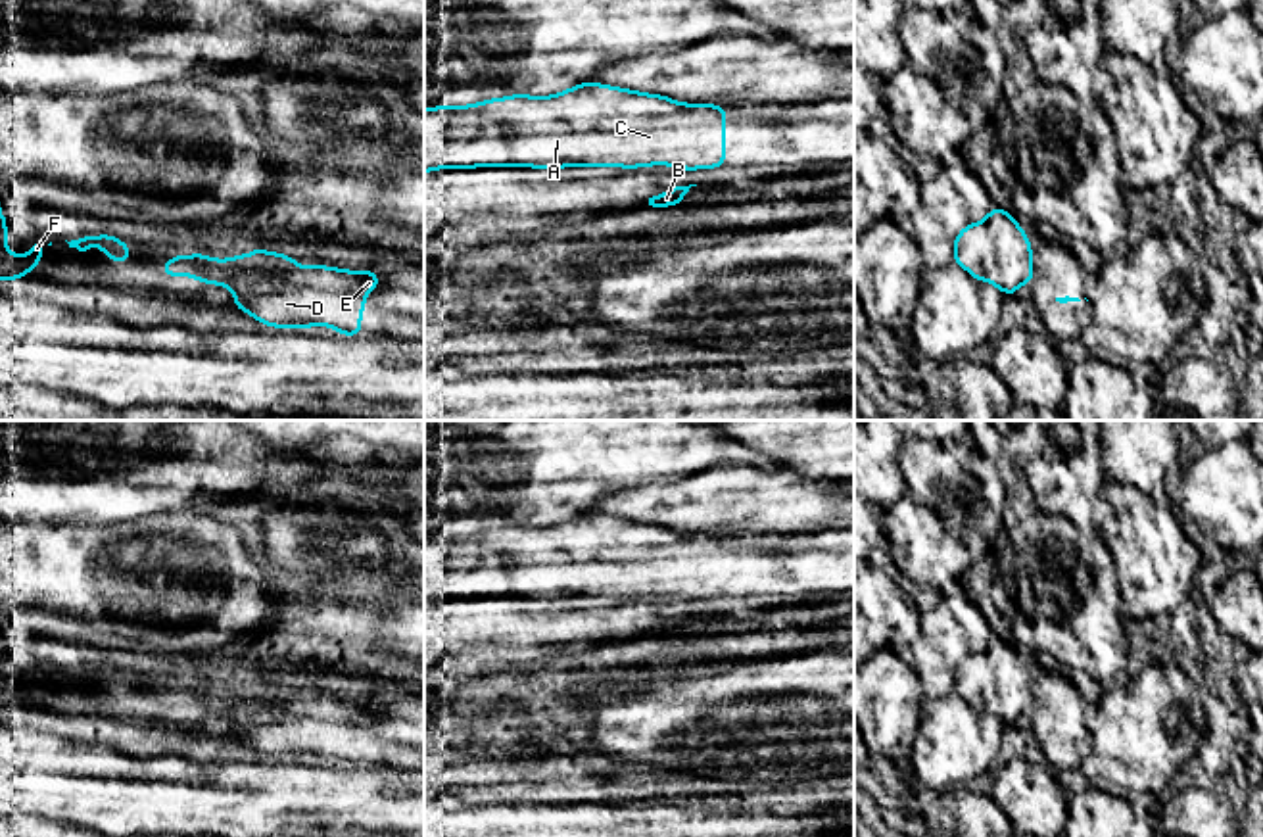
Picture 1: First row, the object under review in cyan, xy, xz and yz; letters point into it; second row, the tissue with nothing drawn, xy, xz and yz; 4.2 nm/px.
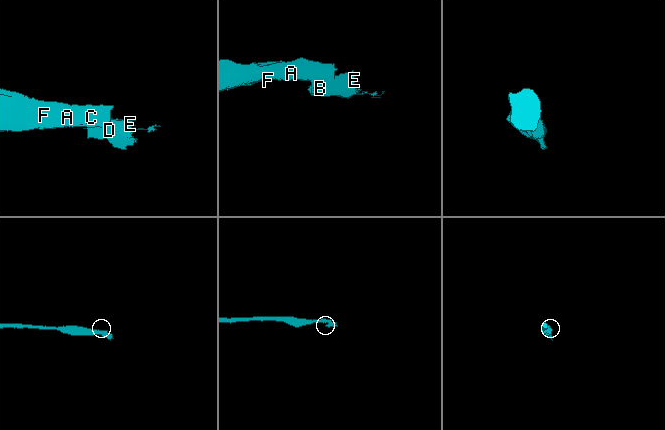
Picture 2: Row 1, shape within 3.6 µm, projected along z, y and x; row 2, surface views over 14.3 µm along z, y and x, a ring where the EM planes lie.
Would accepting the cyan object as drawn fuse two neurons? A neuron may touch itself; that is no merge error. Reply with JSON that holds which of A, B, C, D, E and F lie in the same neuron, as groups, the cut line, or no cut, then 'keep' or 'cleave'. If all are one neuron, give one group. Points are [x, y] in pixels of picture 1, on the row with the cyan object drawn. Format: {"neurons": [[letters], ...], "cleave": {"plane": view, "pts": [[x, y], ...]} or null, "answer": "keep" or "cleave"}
{"neurons": [["A", "C", "F"], ["B", "D", "E"]], "cleave": {"plane": "xy", "pts": [[189, 258], [227, 263], [237, 269], [252, 263]]}, "answer": "cleave"}

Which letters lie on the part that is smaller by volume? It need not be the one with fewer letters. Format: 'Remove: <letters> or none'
Remove: B, D, E

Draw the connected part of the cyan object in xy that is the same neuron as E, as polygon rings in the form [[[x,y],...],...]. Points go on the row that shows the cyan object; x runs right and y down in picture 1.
[[[296,265],[284,269],[280,282],[265,290],[244,280],[226,288],[234,292],[234,307],[269,328],[322,324],[346,336],[361,336],[365,296],[378,288],[378,273]]]

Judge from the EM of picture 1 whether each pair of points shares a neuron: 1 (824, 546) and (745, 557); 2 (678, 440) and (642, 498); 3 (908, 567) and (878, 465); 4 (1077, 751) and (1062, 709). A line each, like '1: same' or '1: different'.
1: same
2: different
3: different
4: same

